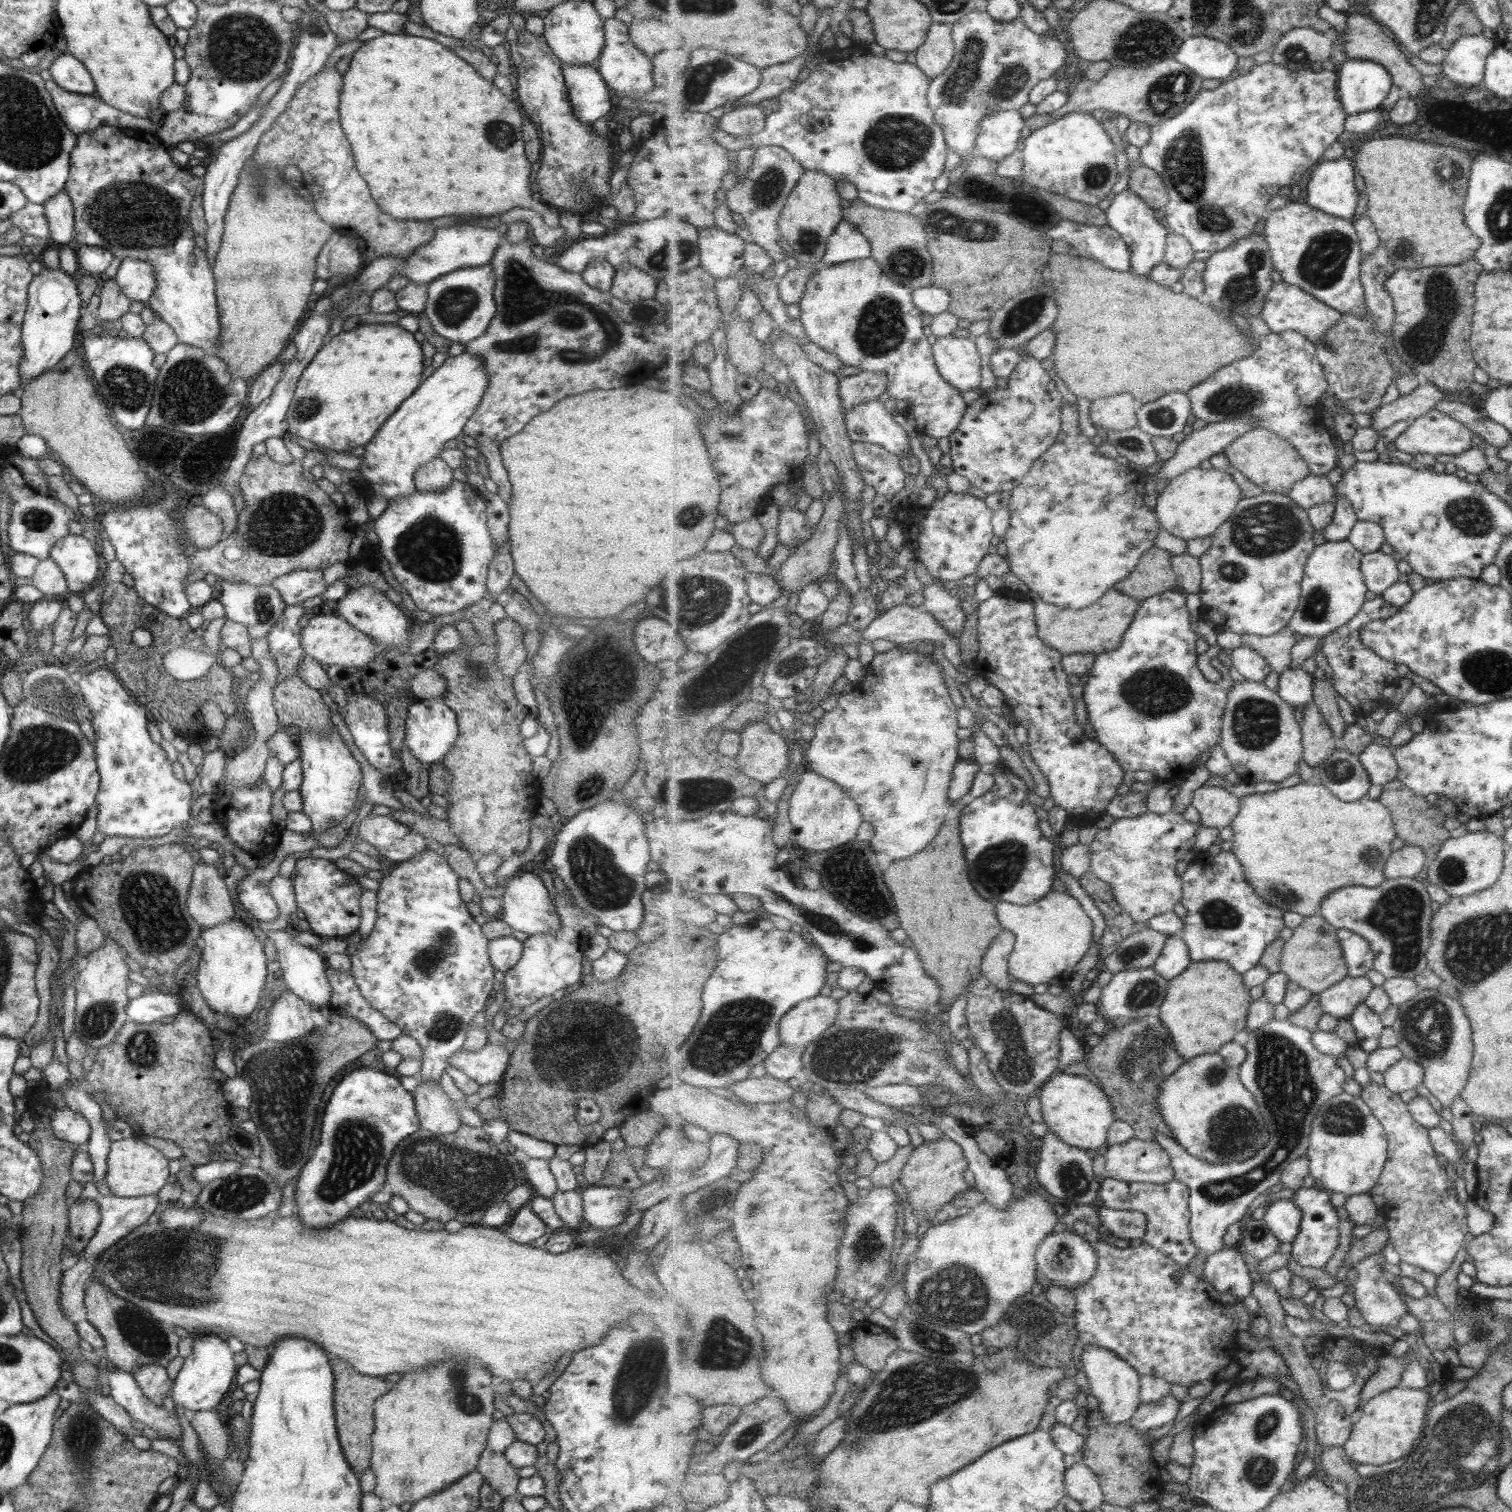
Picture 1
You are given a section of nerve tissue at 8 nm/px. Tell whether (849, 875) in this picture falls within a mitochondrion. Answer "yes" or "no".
yes

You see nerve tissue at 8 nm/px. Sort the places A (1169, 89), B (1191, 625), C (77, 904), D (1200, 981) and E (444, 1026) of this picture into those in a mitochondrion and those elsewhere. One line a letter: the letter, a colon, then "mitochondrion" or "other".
A: mitochondrion
B: other
C: other
D: other
E: mitochondrion

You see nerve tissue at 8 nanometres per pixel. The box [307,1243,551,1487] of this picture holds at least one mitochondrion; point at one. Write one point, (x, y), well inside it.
(471, 1403)

